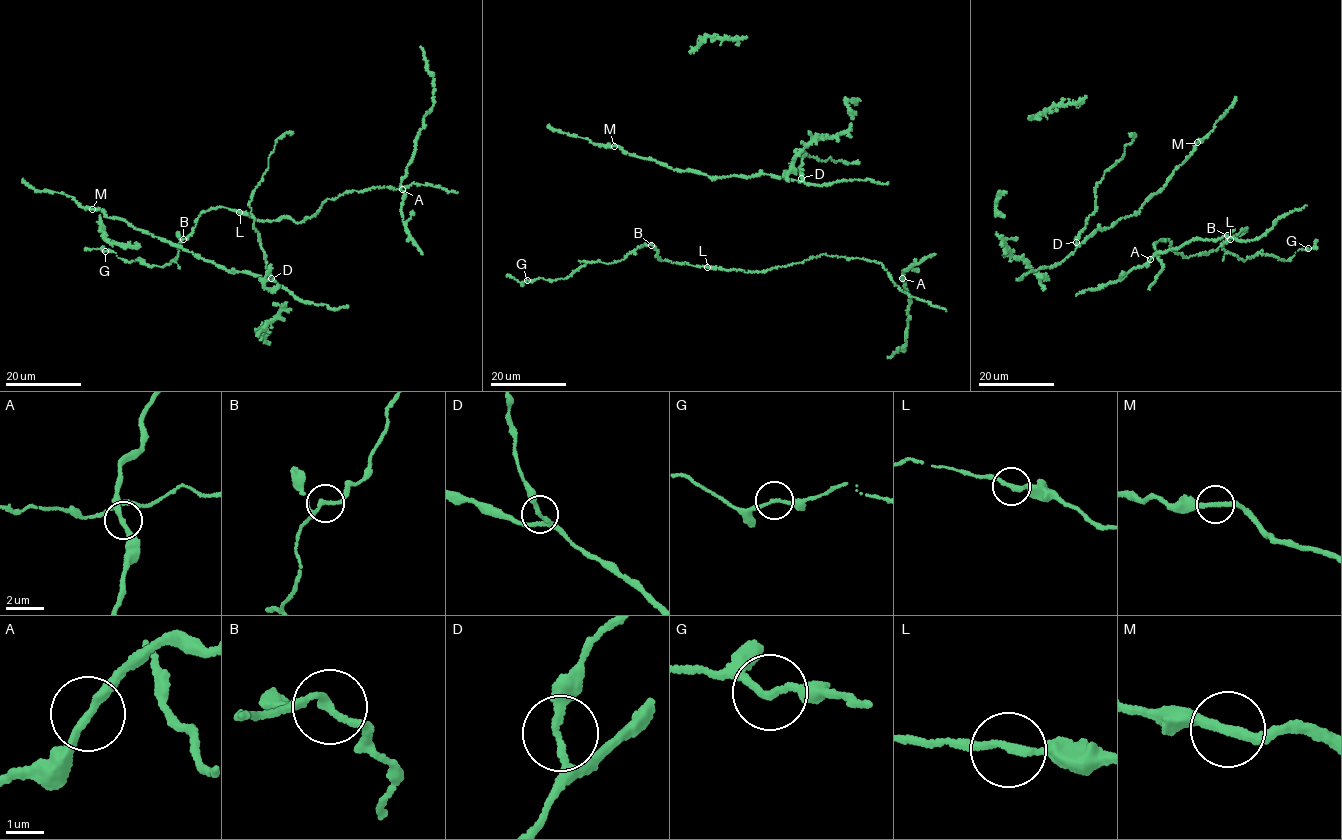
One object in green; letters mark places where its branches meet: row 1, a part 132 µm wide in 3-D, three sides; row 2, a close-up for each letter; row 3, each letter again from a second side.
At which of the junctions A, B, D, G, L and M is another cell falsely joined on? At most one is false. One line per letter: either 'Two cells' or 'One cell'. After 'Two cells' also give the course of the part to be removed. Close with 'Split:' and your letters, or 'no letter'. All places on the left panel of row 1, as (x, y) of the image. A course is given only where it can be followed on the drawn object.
A: One cell
B: One cell
D: One cell
G: One cell
L: One cell
M: One cell
Split: no letter

